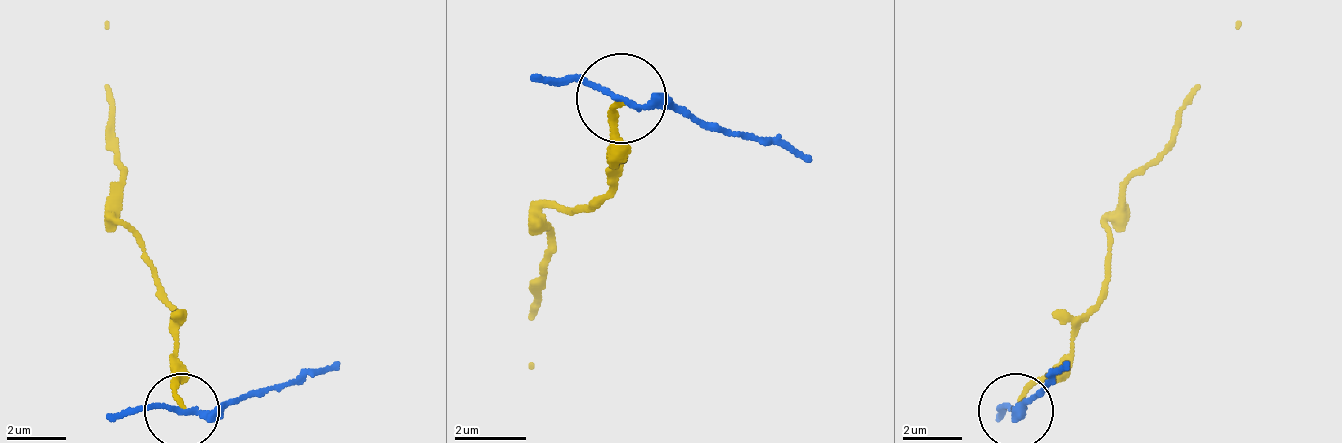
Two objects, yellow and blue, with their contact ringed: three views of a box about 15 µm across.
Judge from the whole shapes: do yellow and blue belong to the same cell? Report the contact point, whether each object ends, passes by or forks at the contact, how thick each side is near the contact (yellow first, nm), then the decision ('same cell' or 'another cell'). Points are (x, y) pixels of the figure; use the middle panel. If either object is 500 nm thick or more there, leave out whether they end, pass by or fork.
at (621, 98); yellow ends there; blue passes by; 150 nm thick on the yellow side, 150 nm on the other; another cell

